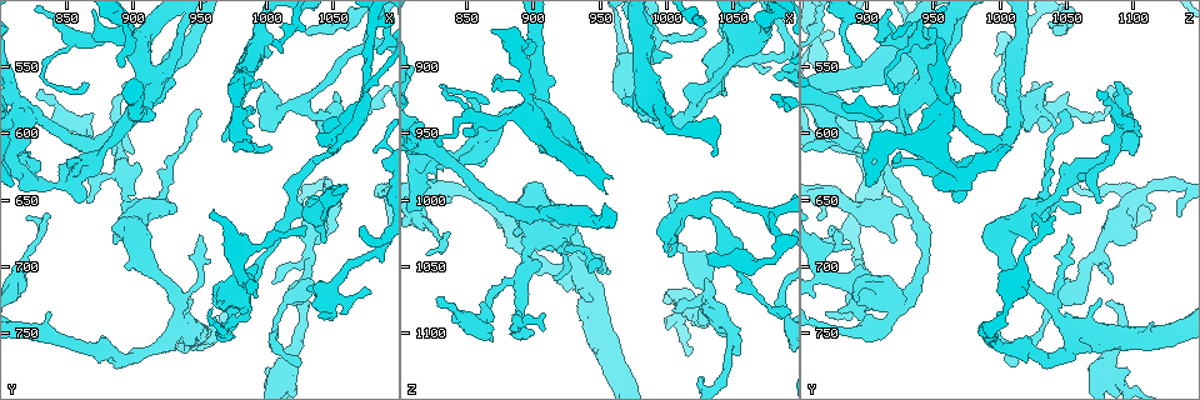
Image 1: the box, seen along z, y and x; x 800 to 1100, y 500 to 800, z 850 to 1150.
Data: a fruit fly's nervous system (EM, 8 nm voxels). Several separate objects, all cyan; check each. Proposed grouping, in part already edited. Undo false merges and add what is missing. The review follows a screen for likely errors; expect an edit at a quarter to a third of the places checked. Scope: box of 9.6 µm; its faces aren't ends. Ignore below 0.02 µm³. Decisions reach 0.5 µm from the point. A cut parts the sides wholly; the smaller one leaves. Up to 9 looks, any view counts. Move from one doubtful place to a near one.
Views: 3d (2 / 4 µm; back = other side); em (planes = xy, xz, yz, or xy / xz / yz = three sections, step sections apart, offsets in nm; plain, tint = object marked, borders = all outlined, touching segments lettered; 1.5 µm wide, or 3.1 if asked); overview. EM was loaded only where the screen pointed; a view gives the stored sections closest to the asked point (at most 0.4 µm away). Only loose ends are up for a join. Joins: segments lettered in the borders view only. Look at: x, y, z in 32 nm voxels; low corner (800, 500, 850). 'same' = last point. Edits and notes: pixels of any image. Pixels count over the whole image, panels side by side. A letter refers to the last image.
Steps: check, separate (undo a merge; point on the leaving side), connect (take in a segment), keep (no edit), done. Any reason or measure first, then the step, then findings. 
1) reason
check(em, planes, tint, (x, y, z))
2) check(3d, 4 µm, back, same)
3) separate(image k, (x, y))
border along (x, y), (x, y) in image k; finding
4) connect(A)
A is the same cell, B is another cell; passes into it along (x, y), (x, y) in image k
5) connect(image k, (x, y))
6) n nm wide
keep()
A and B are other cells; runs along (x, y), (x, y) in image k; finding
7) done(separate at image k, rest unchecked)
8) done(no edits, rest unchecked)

branch stops here
check(em, planes, borders, (950, 678, 1052))

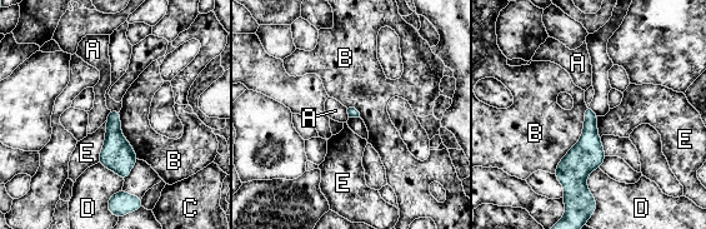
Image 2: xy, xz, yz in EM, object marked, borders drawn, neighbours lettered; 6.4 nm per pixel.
keep()
A, B, C, D and E are other cells; no lettered segment goes on from it

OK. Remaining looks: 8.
check(em, planes, borders, (1028, 660, 1138))

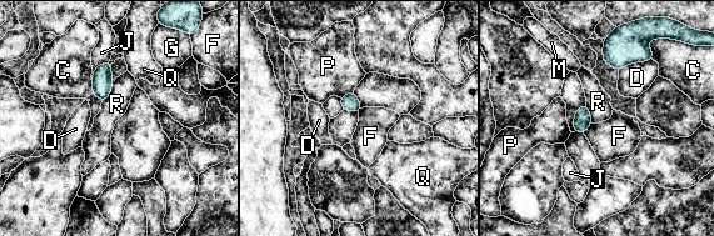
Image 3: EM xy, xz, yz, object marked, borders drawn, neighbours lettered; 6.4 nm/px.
D touches over 240 nm
keep()
C, D, F, G, J, M, P, Q and R are other cells; border along (592, 122), (584, 134) in image 3; none of them fits

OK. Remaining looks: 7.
check(3d, 4 µm, (1002, 778, 1098))

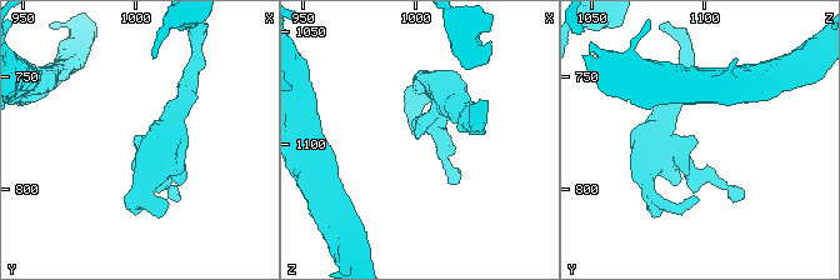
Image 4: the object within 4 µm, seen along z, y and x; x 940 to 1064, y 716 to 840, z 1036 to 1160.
shape alone is not enough
check(em, planes, borders, (1001, 779, 1097))

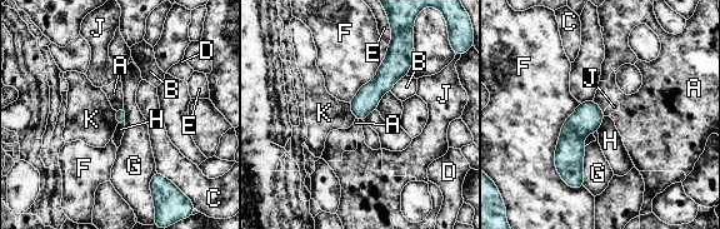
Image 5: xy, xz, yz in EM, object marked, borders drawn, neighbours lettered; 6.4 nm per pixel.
F touches over 550 nm
keep()
A, B, C, D, E, F, G, H, J and K are other cells; no lettered segment goes on from it

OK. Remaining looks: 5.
tapers out
check(em, planes, borders, (1008, 750, 994))

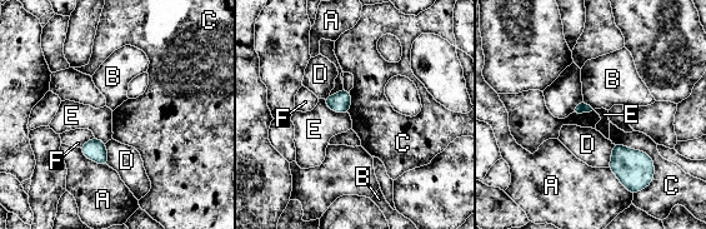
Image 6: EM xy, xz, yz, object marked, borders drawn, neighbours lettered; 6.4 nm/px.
80 nm wide; A touches over 220 nm
keep()
A, B, C, D, E and F are other cells; no lettered segment goes on from it

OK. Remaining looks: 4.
done(no edits, rest unchecked)

